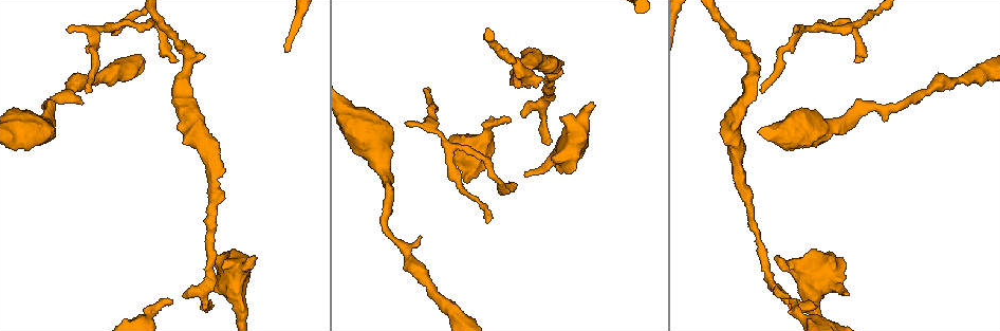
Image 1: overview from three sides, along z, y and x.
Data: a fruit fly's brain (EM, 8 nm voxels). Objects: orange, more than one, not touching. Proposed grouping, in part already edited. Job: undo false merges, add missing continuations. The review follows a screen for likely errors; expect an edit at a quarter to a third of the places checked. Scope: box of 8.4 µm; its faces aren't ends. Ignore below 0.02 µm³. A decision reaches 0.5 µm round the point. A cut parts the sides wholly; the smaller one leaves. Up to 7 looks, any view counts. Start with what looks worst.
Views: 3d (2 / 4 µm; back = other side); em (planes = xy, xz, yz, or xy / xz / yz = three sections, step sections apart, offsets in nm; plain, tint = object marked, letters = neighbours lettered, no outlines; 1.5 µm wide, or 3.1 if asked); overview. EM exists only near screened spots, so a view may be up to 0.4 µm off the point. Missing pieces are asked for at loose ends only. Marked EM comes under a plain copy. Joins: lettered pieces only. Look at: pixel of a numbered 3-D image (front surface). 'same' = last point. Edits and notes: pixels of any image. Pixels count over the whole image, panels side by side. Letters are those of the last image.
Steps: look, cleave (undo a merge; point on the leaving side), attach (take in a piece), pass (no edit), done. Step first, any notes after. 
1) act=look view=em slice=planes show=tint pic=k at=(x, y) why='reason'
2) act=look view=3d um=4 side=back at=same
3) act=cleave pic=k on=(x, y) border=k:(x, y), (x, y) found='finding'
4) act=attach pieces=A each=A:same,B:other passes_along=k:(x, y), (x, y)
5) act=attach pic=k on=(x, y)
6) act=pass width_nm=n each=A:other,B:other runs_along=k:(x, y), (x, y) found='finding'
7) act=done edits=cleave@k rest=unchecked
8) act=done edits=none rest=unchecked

act=look view=em slice=planes show=letters pic=1 at=(524, 117) why='an open end'

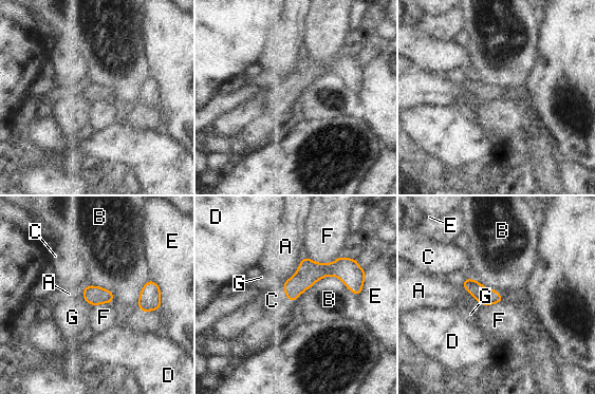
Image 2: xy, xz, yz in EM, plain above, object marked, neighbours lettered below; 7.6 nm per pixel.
act=pass longest_contact=B:550nm each=A:other,B:other,C:other,D:other,E:other,F:other,G:other found='no lettered piece goes on from it'

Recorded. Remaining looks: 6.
act=look view=3d um=2 pic=1 at=(87, 91) why='free end'

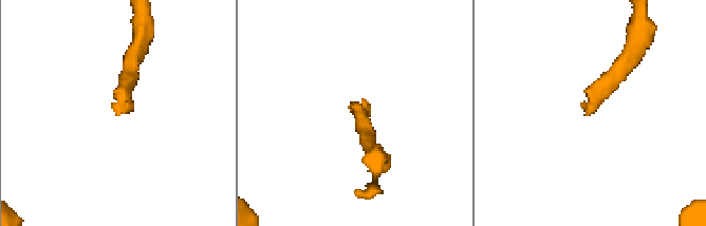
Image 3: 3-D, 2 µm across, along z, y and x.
act=look view=em slice=planes show=tint pic=3 at=(115, 113)

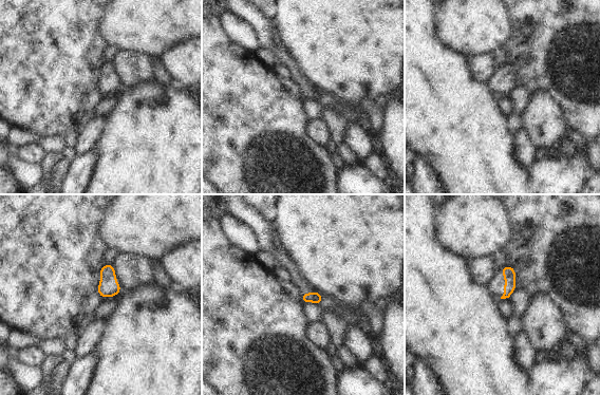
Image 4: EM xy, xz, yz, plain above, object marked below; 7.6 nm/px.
act=look view=em slice=planes show=letters at=same

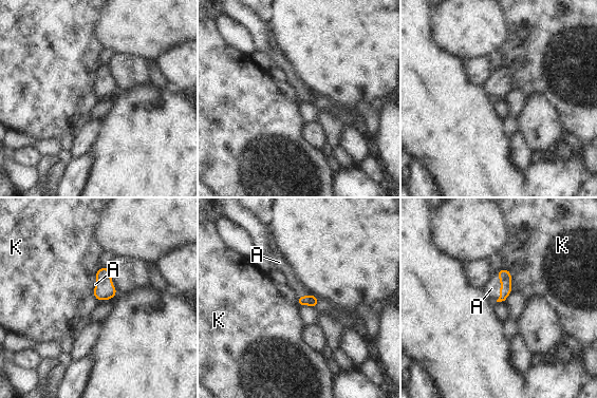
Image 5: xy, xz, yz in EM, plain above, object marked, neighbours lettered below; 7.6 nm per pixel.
act=attach pieces=A width_nm=90 each=A:same,K:other passes_along=5:(505, 277), (501, 287), (491, 288) found='the neuron continues'

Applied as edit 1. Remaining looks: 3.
act=look view=overview

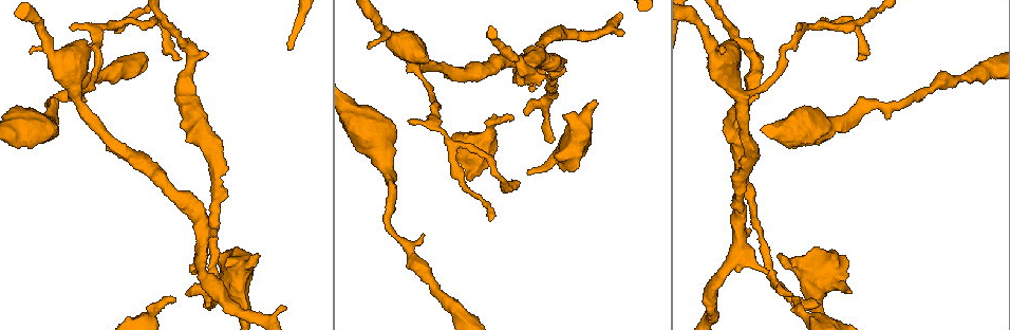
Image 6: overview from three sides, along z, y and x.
act=look view=em slice=yz step=4 show=tint pic=6 at=(595, 99) why='branch stops here'

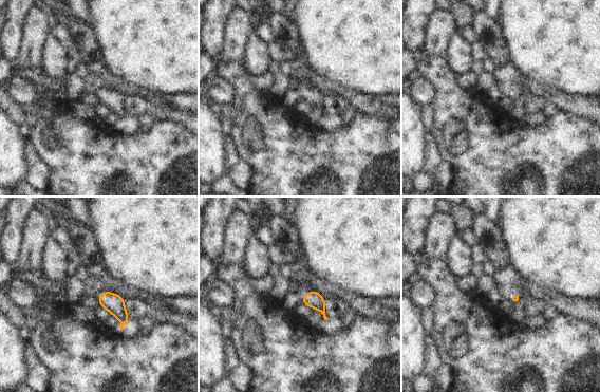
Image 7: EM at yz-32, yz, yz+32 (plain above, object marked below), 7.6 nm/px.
act=look view=em slice=planes show=letters at=same

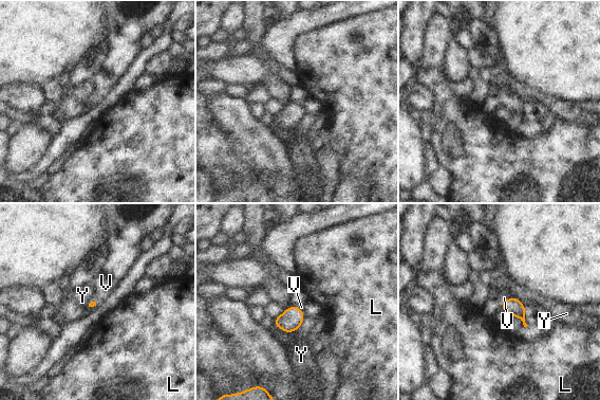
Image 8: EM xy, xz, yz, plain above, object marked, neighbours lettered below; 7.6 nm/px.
act=attach pieces=V each=L:other,V:same,Y:other found='the neuron continues'

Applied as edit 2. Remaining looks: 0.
act=done edits=attach@5,attach@8 rest=unchecked

